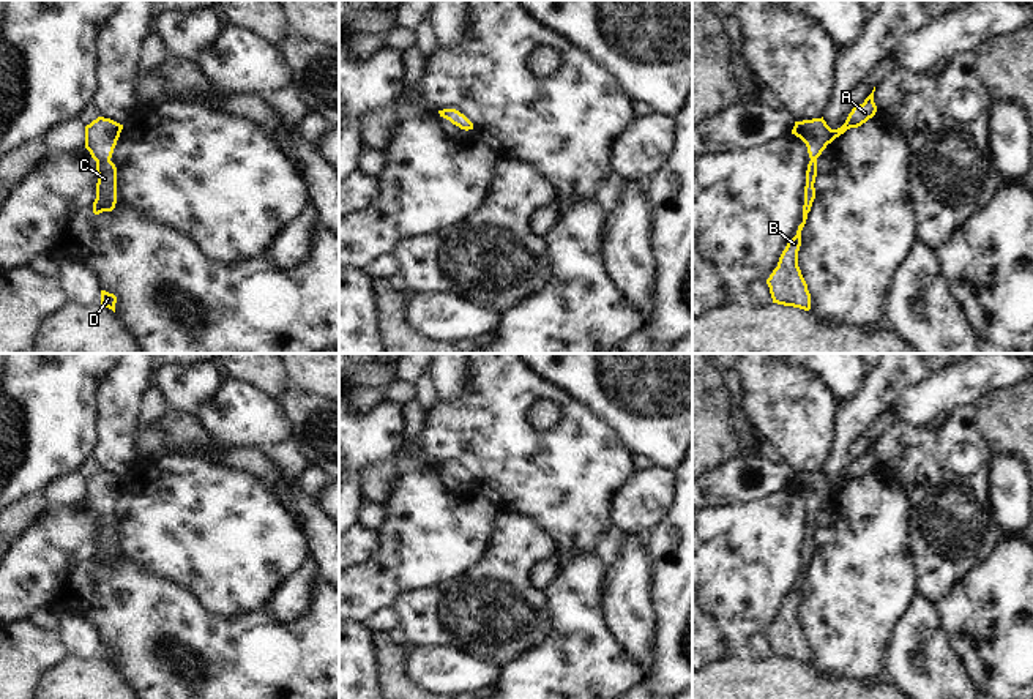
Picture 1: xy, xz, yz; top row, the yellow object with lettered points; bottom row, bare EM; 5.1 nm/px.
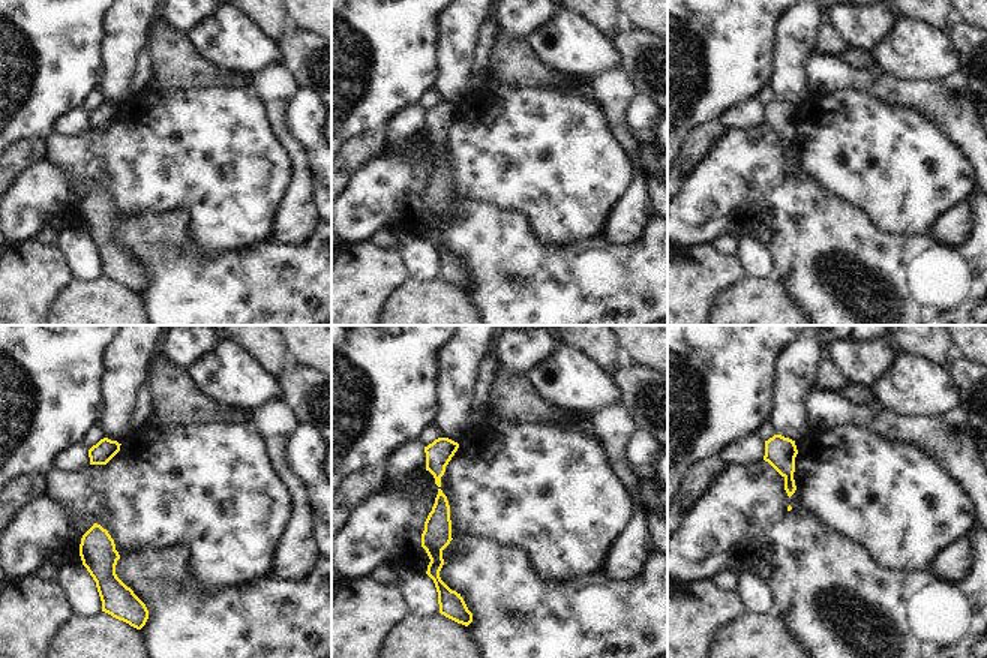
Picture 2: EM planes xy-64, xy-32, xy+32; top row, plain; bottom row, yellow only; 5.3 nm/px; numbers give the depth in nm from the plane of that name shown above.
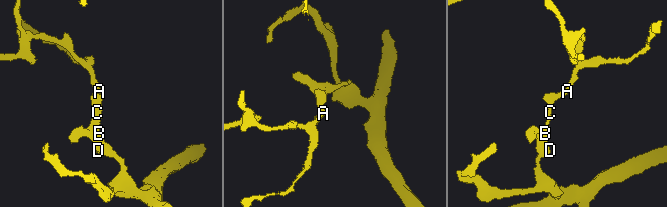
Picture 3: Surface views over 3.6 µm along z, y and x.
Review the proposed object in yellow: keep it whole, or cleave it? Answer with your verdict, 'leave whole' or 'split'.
leave whole

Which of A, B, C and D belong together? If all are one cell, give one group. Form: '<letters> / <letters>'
A B C D

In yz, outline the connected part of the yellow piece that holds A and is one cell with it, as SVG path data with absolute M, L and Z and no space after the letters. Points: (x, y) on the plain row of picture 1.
M875 440L863 458L852 462L845 477L837 483L831 483L823 470L795 475L792 488L795 488L806 497L811 514L806 524L803 576L798 579L796 589L787 596L785 603L782 604L778 620L766 633L773 656L793 660L804 664L811 663L811 647L798 620L798 604L801 600L801 584L815 552L814 536L817 530L817 511L836 491L839 491L850 481L861 480L875 469L877 459L874 456L874 445Z

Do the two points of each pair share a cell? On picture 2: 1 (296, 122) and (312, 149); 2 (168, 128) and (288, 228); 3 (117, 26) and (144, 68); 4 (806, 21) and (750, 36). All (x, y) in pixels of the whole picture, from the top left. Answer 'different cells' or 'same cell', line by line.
1: same cell
2: different cells
3: different cells
4: different cells

